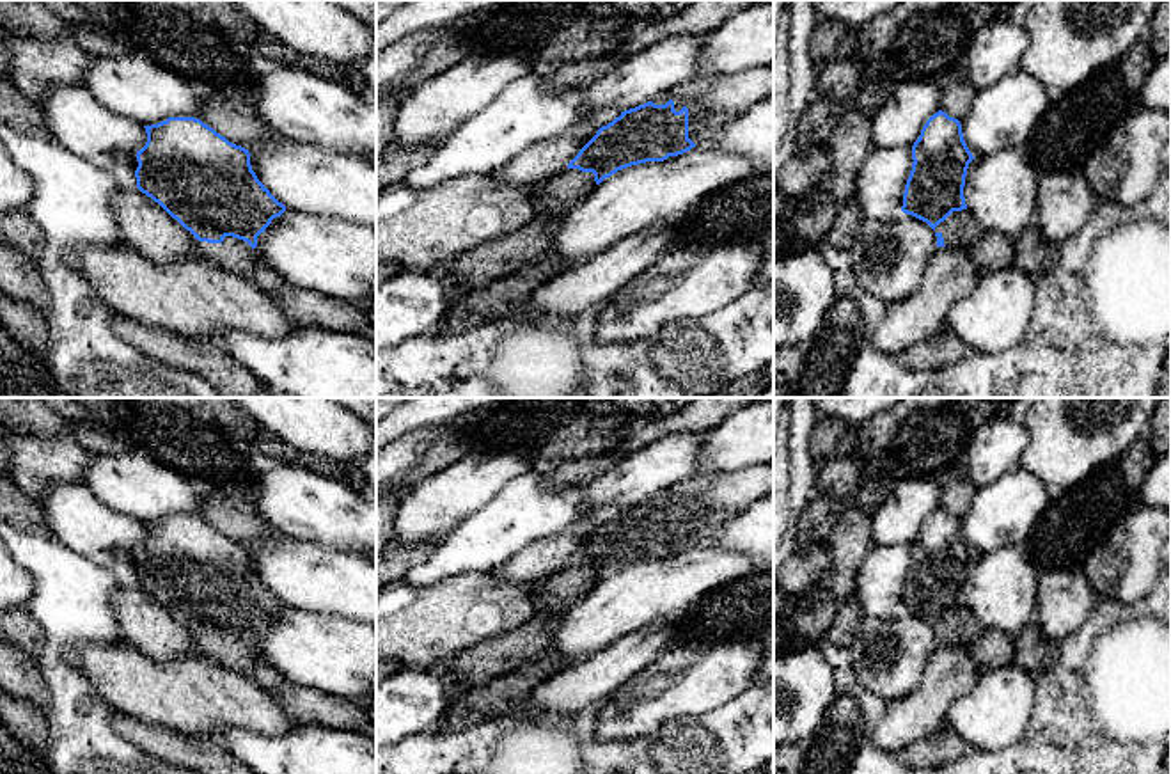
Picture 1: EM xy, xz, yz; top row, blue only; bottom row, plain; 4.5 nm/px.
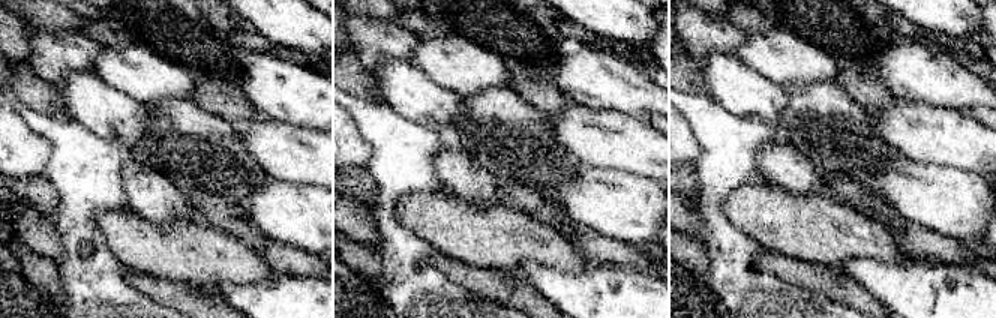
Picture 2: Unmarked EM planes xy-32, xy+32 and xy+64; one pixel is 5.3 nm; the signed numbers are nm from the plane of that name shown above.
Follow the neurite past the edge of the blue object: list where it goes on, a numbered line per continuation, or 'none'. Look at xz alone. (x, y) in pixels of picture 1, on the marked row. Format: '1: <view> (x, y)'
1: xz (714, 100)

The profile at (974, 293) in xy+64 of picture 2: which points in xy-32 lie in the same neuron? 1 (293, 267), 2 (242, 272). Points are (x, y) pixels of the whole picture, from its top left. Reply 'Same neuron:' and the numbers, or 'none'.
Same neuron: none

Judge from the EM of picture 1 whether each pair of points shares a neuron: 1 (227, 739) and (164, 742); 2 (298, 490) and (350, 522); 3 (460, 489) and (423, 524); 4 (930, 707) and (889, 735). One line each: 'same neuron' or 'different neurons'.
1: different neurons
2: same neuron
3: same neuron
4: same neuron

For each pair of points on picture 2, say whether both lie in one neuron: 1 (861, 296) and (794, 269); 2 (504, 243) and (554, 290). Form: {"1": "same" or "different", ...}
{"1": "same", "2": "different"}

